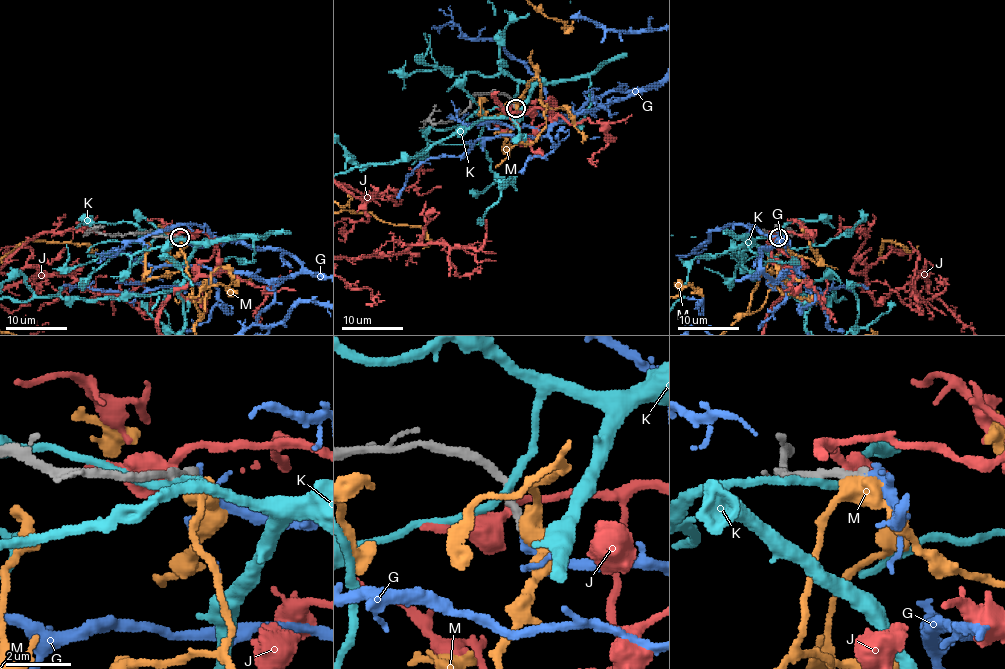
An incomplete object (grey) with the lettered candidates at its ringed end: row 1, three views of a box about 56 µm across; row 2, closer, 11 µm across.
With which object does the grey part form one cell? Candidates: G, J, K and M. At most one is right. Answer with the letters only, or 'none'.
G

